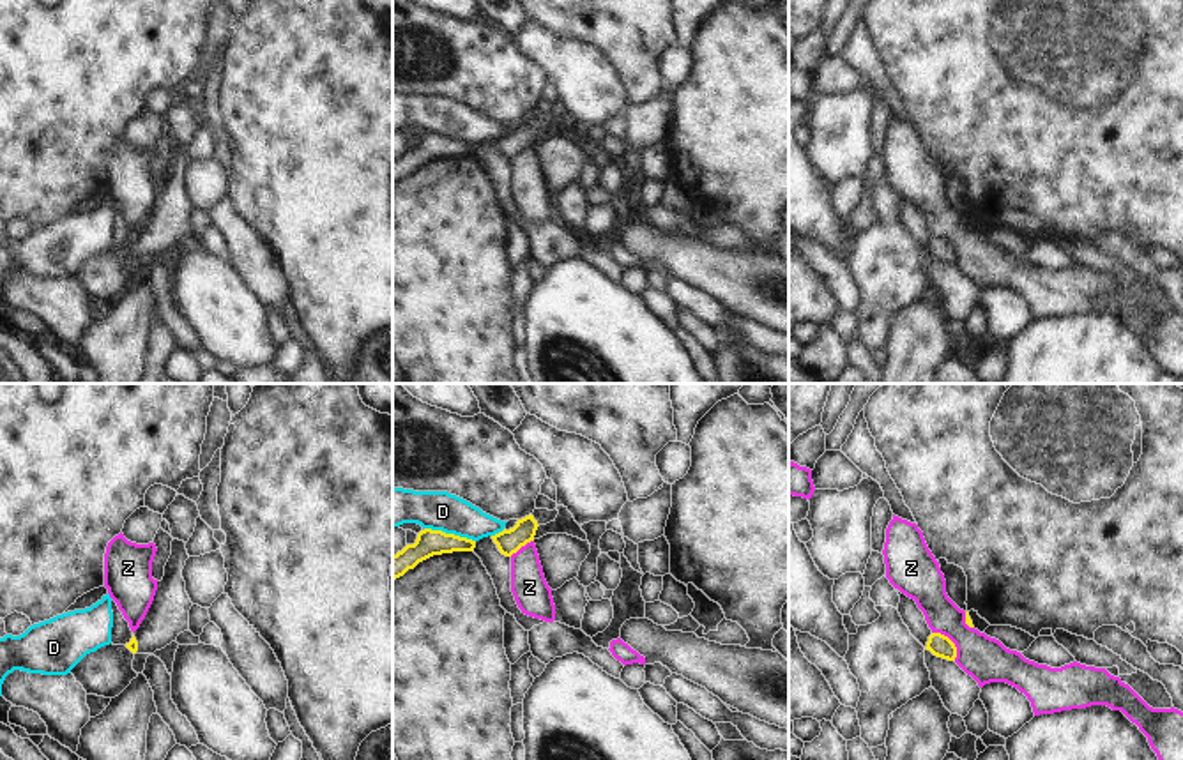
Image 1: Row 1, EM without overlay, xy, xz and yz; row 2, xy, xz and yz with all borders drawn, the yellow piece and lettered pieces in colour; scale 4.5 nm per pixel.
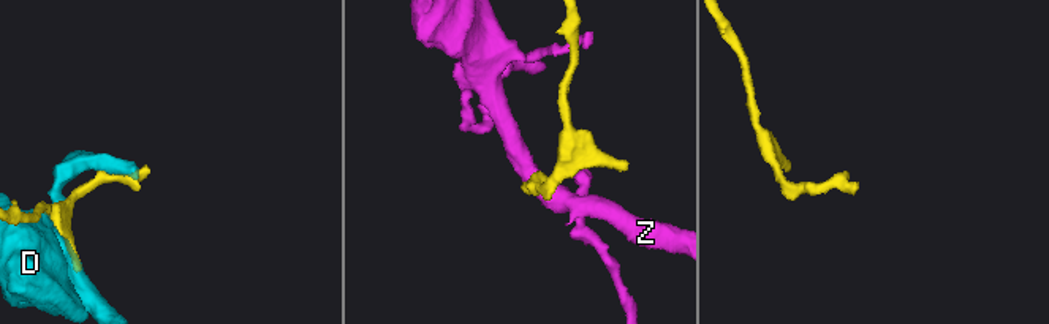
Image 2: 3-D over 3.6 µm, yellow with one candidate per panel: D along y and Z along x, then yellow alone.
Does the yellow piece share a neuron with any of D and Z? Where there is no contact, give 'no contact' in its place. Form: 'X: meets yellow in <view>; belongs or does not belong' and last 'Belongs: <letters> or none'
D: meets yellow in xz; does not belong
Z: meets yellow in yz; does not belong
Belongs: none

